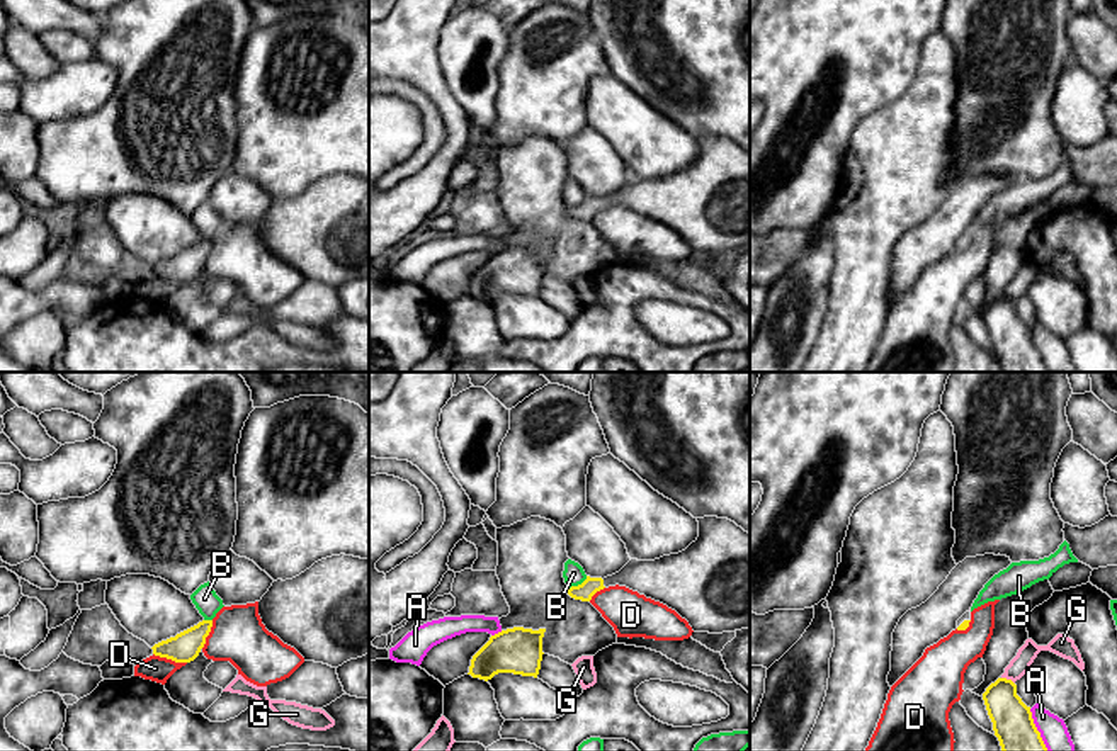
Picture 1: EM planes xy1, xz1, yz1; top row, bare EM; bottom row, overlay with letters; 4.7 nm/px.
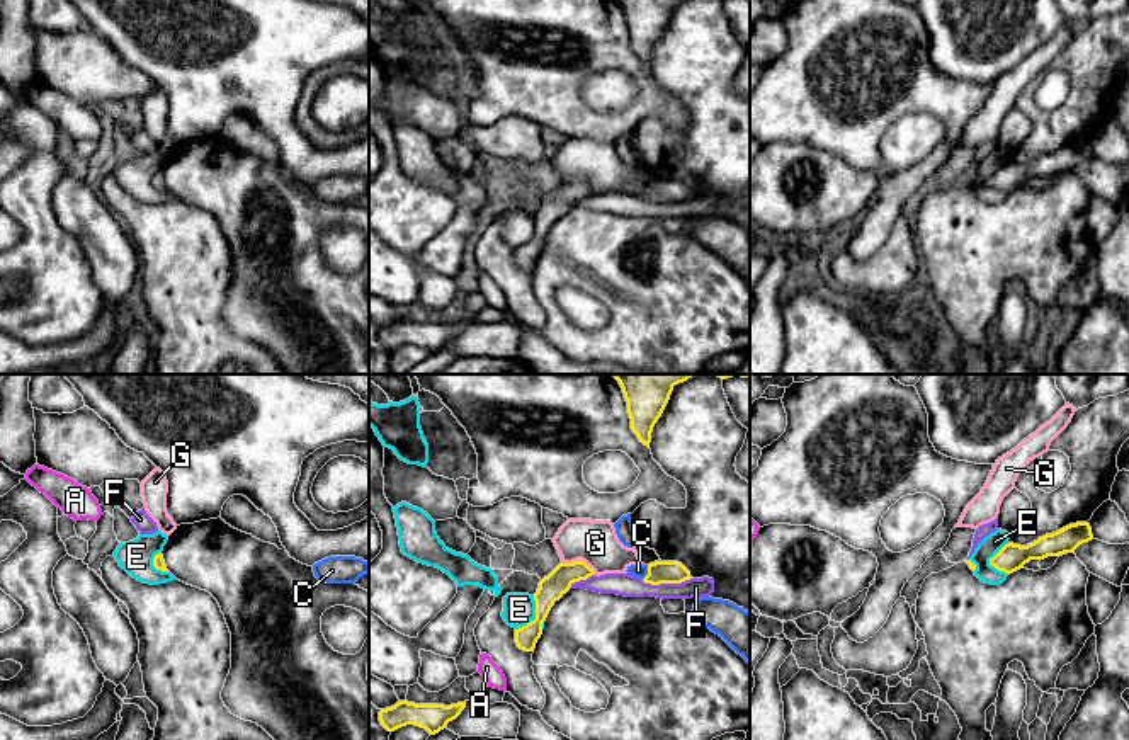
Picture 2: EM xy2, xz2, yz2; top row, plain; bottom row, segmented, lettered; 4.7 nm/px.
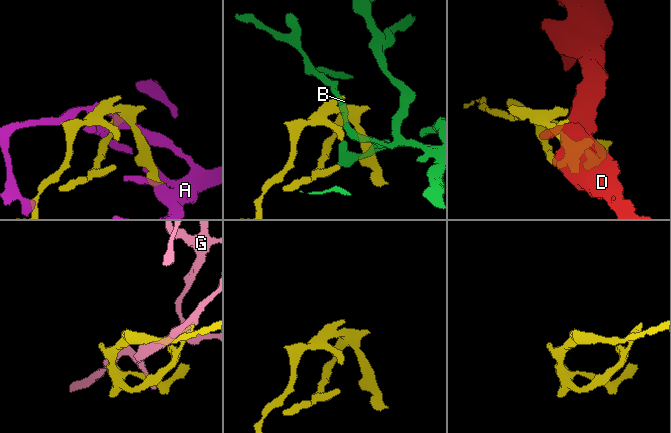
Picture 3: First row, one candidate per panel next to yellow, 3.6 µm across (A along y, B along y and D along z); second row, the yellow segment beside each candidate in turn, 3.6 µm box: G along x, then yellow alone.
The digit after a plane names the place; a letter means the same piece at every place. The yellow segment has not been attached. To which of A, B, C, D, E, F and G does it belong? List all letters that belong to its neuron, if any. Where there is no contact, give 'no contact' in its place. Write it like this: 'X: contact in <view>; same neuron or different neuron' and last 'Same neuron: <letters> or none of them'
A: contact in xz1; different neuron
B: contact in xz1; different neuron
C: contact in xz2; different neuron
D: contact in xy1; different neuron
E: contact in xz2; different neuron
F: contact in xz2; different neuron
G: contact in xz2; different neuron
Same neuron: none of them

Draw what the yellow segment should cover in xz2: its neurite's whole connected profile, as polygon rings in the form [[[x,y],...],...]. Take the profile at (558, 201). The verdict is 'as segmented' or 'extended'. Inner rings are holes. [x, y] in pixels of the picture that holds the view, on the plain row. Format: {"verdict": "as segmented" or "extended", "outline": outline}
{"verdict": "as segmented", "outline": [[[582,179],[573,182],[559,182],[547,196],[539,201],[534,213],[536,238],[515,248],[515,262],[524,270],[534,270],[537,259],[542,253],[542,242],[551,226],[559,219],[575,201],[587,199],[595,194],[593,189]]]}

